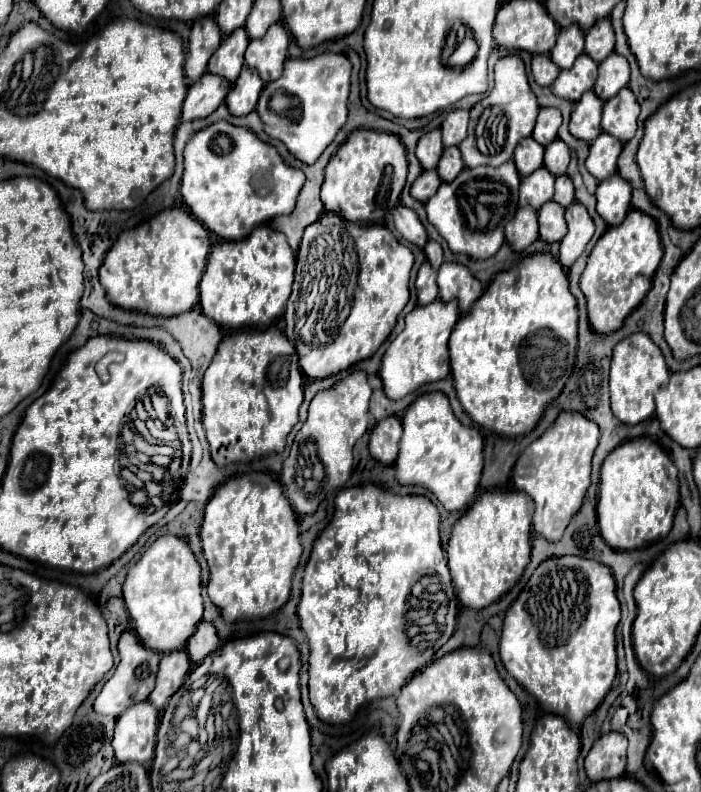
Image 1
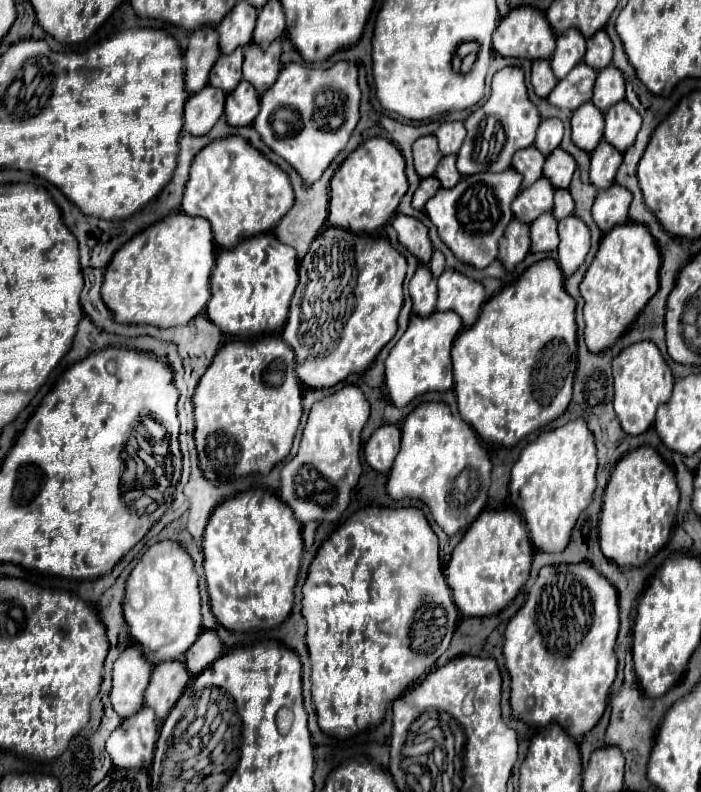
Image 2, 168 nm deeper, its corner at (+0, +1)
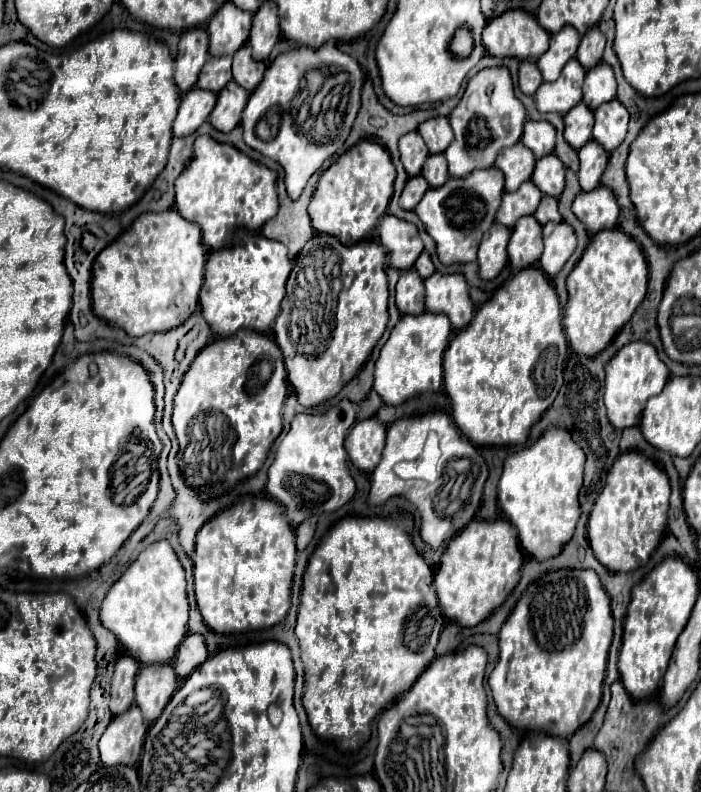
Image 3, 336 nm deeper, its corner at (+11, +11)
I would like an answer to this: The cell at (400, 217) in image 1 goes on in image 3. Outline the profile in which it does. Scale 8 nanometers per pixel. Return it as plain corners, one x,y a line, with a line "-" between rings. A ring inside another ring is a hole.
390,213
382,217
378,229
380,229
380,243
388,251
388,263
400,271
414,267
414,261
424,249
418,229
408,221
392,217

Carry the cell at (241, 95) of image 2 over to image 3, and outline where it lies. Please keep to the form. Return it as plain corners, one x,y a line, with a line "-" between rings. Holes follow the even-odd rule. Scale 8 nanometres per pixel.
230,81
220,93
214,111
210,113
208,121
214,125
218,131
232,131
240,123
240,115
246,107
248,101
248,91
238,87
236,81

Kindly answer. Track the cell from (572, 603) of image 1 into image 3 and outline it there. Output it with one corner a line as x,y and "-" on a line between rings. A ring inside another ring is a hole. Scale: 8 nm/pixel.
558,569
558,571
550,571
544,573
542,577
538,577
536,581
532,581
528,585
528,589
522,593
522,597
518,599
518,603
514,605
512,613
508,615
506,623
502,625
500,633
498,633
498,647
500,647
500,659
498,665
494,667
488,685
492,691
492,699
496,703
498,713
512,725
518,729
542,729
546,733
554,733
554,737
562,737
568,739
574,735
574,731
578,727
582,727
592,713
596,711
600,699
602,699
602,683
604,683
604,673
606,673
606,661
608,661
608,649
612,643
612,635
614,635
614,625
612,625
612,611
610,611
610,597
608,593
602,589
598,575
590,569

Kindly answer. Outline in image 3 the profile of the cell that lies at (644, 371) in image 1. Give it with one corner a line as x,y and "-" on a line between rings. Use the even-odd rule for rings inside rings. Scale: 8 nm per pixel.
632,341
624,345
608,363
606,363
606,385
604,385
604,403
608,409
608,419
616,429
626,429
640,425
642,409
646,407
646,401
654,395
658,395
670,373
668,367
658,359
658,353
654,345
646,341

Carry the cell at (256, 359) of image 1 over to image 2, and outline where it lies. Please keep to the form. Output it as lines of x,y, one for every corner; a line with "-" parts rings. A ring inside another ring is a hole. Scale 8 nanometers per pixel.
261,337
255,341
229,341
225,343
205,375
201,377
193,395
195,415
195,447
199,467
205,479
229,483
235,477
251,473
269,473
291,451
295,431
301,419
301,383
295,373
293,349
279,337

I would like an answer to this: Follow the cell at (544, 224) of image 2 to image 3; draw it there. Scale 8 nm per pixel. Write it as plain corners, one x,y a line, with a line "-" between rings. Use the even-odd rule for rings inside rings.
534,215
522,217
514,227
508,245
508,259
514,269
530,267
542,255
542,225
534,219

